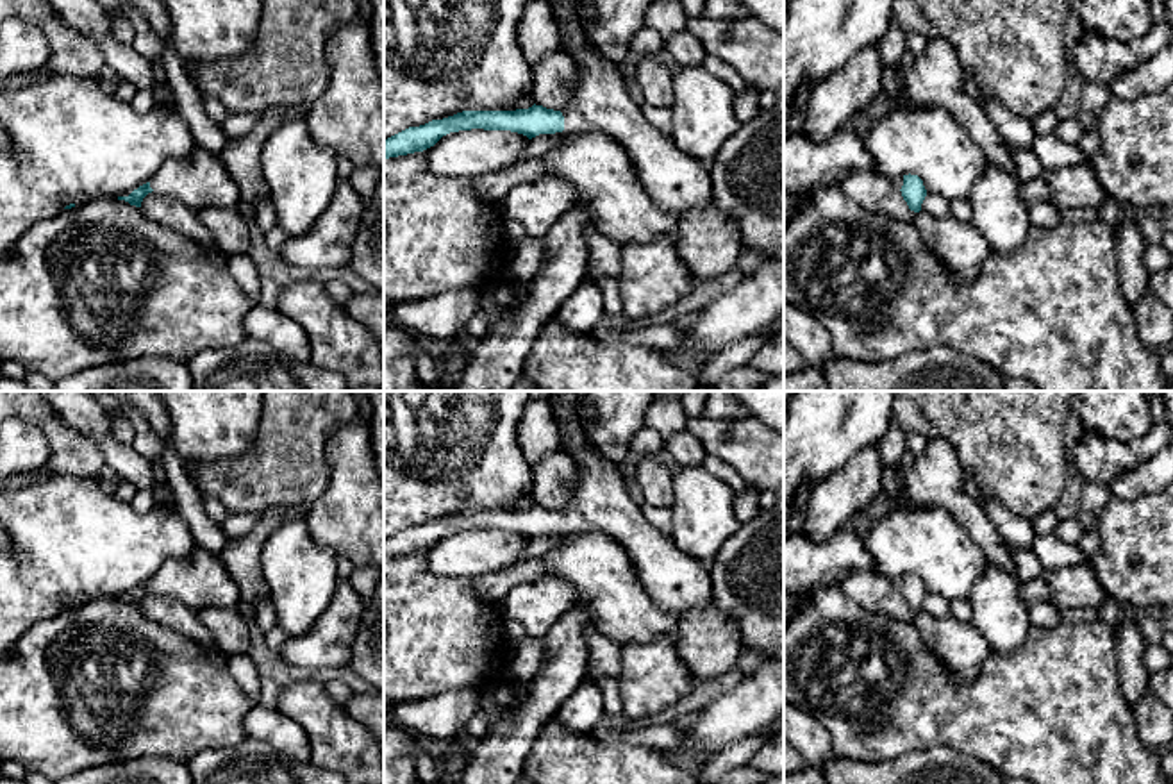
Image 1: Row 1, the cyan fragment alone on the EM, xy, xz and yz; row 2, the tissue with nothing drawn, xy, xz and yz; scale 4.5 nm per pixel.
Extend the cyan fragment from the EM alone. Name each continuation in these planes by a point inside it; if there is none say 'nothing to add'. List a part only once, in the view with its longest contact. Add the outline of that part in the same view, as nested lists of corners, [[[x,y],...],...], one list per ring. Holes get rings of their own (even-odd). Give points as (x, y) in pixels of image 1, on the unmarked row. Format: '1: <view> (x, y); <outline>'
1: xz (677, 583); [[[577,391],[548,398],[559,429],[561,450],[577,468],[571,502],[562,511],[564,530],[598,530],[621,545],[645,591],[664,611],[682,618],[712,600],[711,568],[682,554],[671,534],[652,527],[632,502],[618,466],[591,446],[575,418]]]

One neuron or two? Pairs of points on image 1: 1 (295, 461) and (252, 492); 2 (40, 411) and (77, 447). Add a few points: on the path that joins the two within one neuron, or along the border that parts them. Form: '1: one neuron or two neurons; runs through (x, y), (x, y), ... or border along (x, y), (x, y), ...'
1: one neuron; runs through (284, 467), (263, 481)
2: one neuron; runs through (49, 420), (68, 440)

